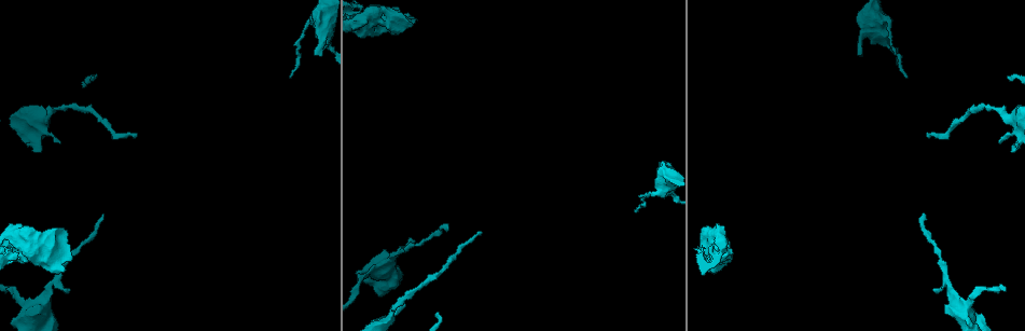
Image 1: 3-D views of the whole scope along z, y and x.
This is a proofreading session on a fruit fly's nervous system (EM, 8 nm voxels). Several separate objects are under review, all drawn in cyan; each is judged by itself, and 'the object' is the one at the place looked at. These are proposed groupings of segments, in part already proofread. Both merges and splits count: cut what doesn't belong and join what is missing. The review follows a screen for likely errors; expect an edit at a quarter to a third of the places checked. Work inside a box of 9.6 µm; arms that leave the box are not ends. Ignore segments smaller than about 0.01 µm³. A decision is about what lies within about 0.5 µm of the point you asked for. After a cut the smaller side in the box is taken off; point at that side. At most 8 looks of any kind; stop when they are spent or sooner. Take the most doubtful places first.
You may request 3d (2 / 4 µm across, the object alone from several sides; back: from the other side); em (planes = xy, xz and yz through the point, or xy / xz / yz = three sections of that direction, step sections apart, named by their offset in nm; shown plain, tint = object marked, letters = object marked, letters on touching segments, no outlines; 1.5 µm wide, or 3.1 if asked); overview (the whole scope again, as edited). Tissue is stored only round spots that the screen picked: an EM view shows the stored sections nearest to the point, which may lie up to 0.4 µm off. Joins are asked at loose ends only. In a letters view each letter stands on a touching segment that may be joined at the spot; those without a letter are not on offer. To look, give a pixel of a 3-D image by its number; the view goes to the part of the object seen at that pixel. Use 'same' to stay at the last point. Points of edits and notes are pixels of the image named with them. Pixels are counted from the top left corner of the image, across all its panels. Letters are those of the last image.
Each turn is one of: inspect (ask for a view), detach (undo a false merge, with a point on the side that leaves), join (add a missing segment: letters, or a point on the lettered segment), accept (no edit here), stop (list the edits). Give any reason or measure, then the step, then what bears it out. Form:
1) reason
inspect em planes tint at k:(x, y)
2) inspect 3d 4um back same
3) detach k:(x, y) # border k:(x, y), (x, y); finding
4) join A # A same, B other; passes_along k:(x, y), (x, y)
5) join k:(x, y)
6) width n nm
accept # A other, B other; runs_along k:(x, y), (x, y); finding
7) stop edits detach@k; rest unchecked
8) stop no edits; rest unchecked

thin end
inspect em xz step 8 letters at 1:(927, 135)

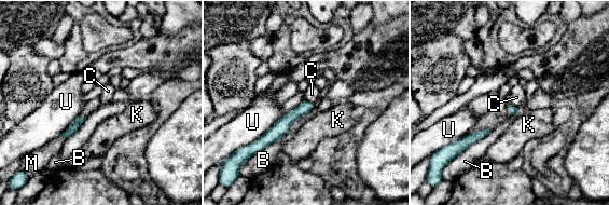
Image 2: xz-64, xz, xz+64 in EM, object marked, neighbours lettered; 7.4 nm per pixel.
accept # B other, C other, K other, M other, U other; runs_along 2:(312, 105), (257, 145); none of them fits

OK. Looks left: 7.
free end
inspect 3d 4um at 1:(406, 18)

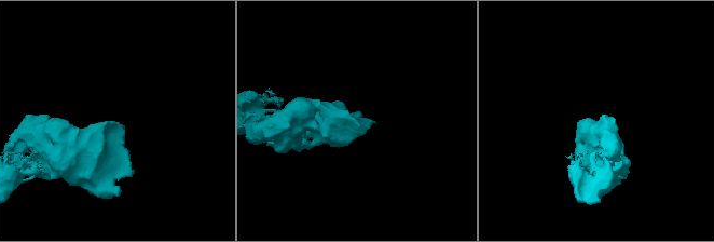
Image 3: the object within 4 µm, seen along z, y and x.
inspect em planes letters at 3:(117, 126)

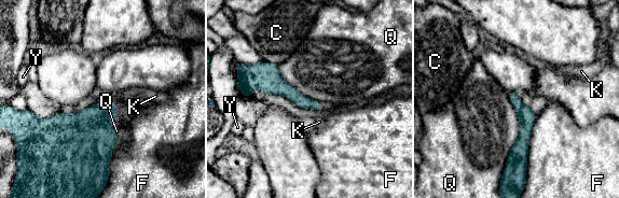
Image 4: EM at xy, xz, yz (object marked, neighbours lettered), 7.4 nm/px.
accept # C other, F other, K other, Q other, Y other; border 4:(508, 93), (519, 136), (501, 175); none of them fits

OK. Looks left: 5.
tapers out
inspect em xy step 8 plain at 1:(104, 214)

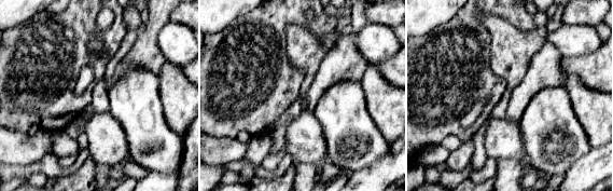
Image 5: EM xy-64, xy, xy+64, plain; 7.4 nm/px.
what lies round it
inspect em xy step 8 letters same

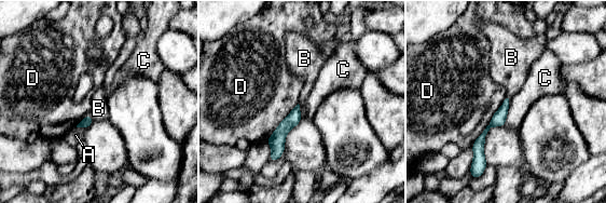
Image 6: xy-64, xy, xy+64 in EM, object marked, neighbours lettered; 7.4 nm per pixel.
accept # A other, B other, C other, D other; runs_along 6:(506, 103), (481, 137), (478, 156); no lettered segment goes on from it

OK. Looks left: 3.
stop no edits; rest unchecked

